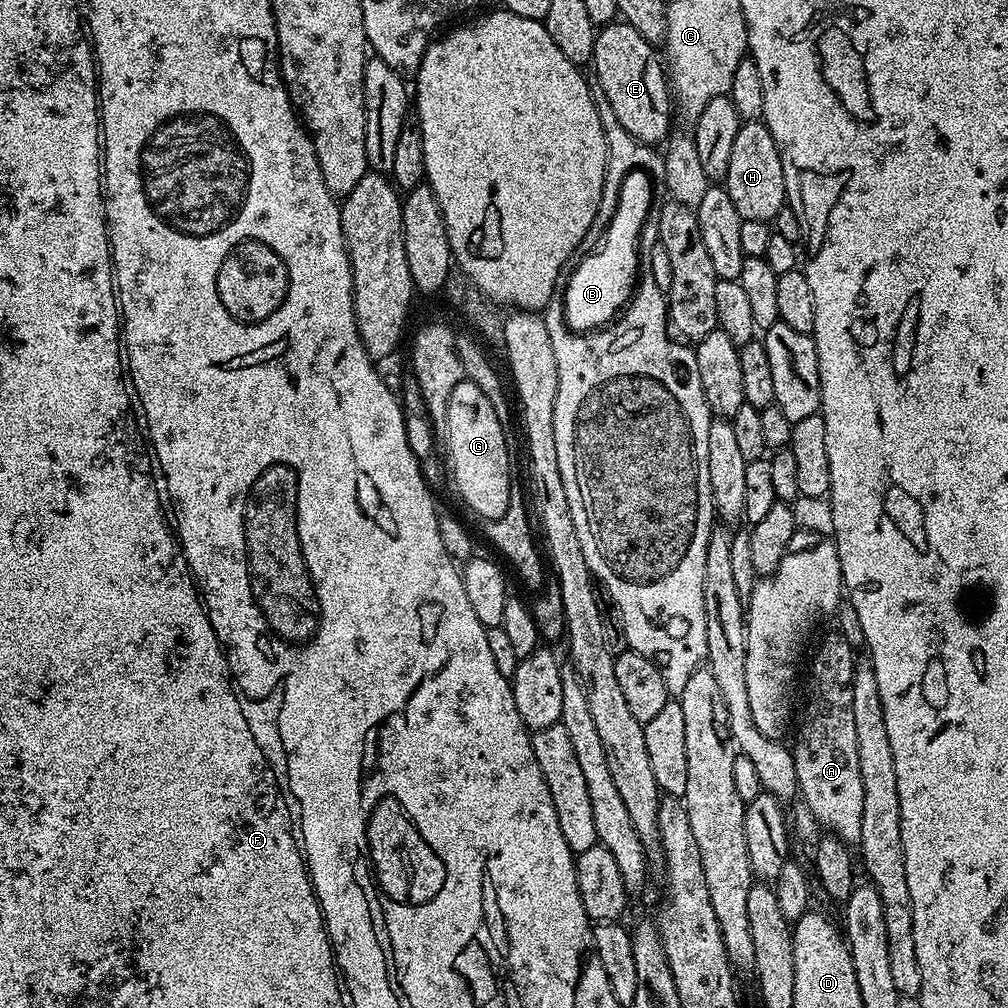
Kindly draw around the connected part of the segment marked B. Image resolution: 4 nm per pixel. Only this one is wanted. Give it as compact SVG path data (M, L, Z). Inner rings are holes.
M635 168L634 170L627 172L626 178L622 180L622 186L619 187L618 205L615 207L613 221L610 222L609 229L602 234L602 241L599 245L599 248L595 249L594 251L591 251L594 253L592 253L590 256L587 257L585 255L581 259L579 266L584 268L584 272L580 272L579 268L577 269L576 280L572 280L572 288L570 288L569 292L566 293L566 302L568 303L568 312L566 313L566 315L568 315L569 317L569 321L567 324L572 331L591 332L598 330L602 328L604 325L611 323L615 319L615 316L622 310L622 308L619 305L619 302L620 300L624 299L624 296L627 296L628 284L630 284L632 281L632 268L635 267L635 259L638 255L640 255L640 235L645 229L646 224L644 224L644 222L647 220L650 214L650 210L654 202L654 196L656 196L656 189L654 189L654 187L652 187L652 185L650 184L649 175L646 174L645 171L638 170L637 168Z

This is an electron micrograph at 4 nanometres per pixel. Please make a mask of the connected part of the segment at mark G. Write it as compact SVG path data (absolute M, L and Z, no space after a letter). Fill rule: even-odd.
M462 378L450 394L448 411L448 460L452 463L452 476L464 504L480 516L489 516L495 522L506 514L510 502L508 494L508 440L504 437L504 424L496 413L497 405L474 382Z

